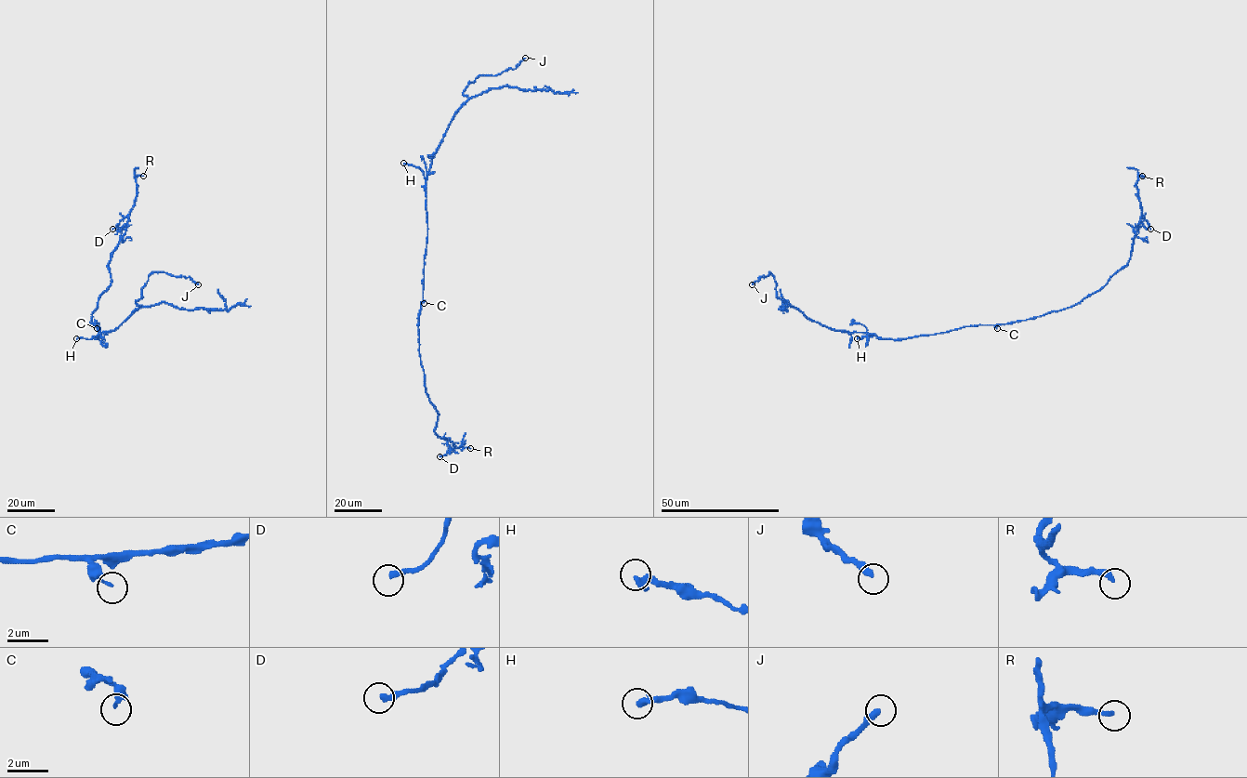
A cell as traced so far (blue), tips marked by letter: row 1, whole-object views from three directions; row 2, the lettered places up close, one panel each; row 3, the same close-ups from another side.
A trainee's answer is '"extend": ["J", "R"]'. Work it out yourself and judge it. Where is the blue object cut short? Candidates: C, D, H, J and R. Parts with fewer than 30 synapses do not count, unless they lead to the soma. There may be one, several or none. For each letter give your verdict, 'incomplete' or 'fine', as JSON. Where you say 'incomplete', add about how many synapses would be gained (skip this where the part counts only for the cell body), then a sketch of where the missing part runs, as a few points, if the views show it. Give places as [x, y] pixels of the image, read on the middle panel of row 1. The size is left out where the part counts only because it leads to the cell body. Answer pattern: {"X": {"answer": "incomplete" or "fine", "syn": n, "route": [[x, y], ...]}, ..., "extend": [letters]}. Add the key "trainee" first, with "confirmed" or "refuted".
{"trainee": "confirmed", "C": {"answer": "fine"}, "D": {"answer": "fine"}, "H": {"answer": "fine"}, "J": {"answer": "incomplete", "syn": 40, "route": [[525, 58], [531, 55], [549, 57], [553, 65]]}, "R": {"answer": "incomplete", "syn": 35, "route": [[470, 448], [482, 449], [484, 441], [479, 439], [480, 433]]}, "extend": ["J", "R"]}

